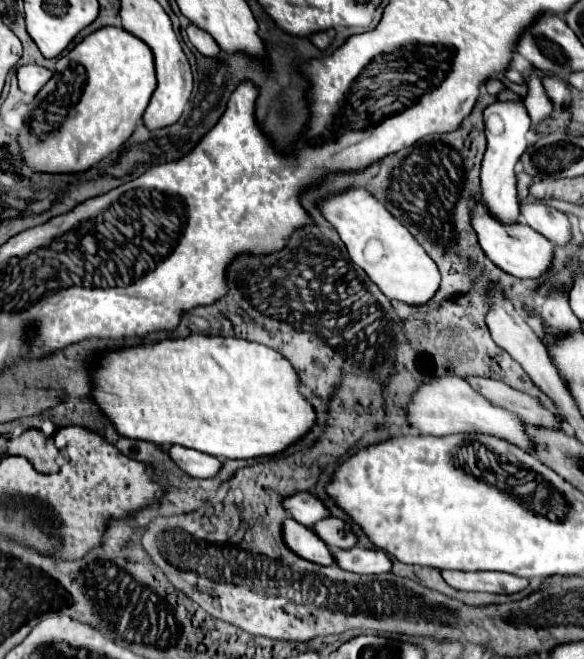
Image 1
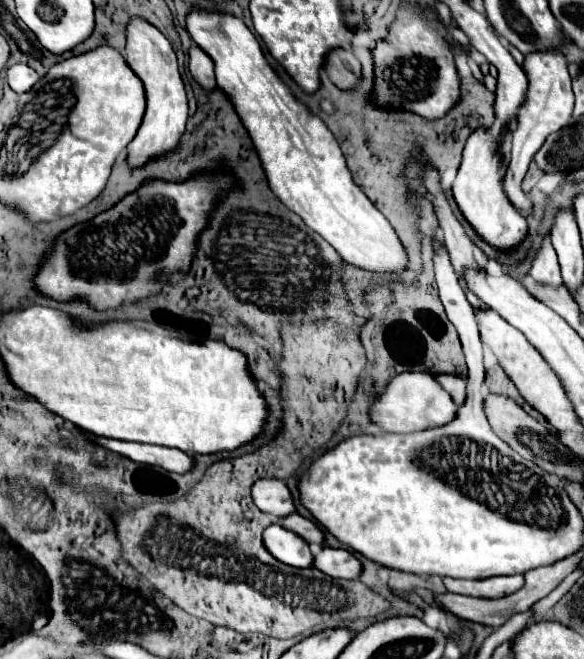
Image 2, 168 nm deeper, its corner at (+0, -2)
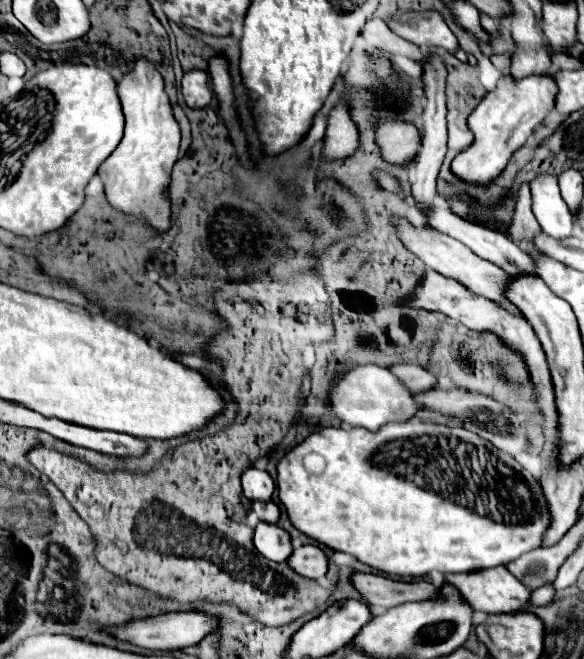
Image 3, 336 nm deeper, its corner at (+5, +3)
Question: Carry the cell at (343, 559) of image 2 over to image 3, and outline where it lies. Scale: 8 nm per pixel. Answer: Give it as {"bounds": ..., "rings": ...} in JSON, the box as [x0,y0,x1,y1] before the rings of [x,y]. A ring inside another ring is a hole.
{"bounds":[288,544,328,578],"rings":[[[306,544],[292,552],[288,564],[306,578],[322,578],[328,572],[328,556],[316,544]]]}

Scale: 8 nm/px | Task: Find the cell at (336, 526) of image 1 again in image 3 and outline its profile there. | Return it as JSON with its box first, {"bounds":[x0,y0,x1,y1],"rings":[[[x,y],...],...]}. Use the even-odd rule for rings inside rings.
{"bounds":[252,502,280,524],"rings":[[[254,502],[252,510],[256,512],[256,516],[262,522],[270,522],[270,524],[278,524],[280,520],[280,508],[274,502]]]}

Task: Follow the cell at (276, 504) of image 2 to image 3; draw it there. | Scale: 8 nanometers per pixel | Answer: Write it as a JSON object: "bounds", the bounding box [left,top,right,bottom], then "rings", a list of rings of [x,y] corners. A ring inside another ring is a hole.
{"bounds":[242,468,274,502],"rings":[[[250,468],[242,474],[242,492],[250,502],[268,502],[274,494],[274,482],[270,482],[270,474],[266,470]]]}

